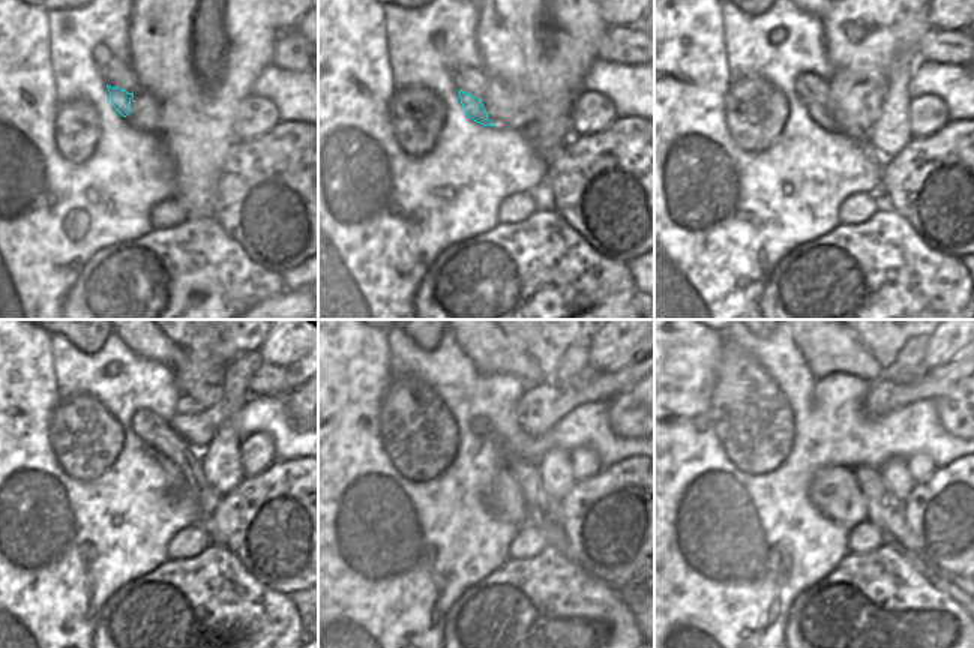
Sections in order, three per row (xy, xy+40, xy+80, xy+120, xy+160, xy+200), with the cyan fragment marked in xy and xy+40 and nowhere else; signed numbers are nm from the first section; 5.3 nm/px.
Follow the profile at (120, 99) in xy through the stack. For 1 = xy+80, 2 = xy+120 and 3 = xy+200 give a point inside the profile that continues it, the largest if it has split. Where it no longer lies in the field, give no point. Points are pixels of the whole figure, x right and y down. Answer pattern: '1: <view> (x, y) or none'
1: xy+80 (821, 116)
2: xy+120 (174, 482)
3: xy+200 (833, 492)

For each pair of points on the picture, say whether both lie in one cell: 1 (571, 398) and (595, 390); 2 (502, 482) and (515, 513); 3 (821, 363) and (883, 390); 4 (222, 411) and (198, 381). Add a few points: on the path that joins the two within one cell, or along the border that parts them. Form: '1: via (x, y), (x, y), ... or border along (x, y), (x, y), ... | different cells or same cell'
1: via (577, 395), (589, 393) | same cell
2: via (503, 489), (503, 498), (509, 506) | same cell
3: border along (880, 377), (869, 384) | different cells
4: border along (182, 395), (198, 401), (221, 399) | different cells

